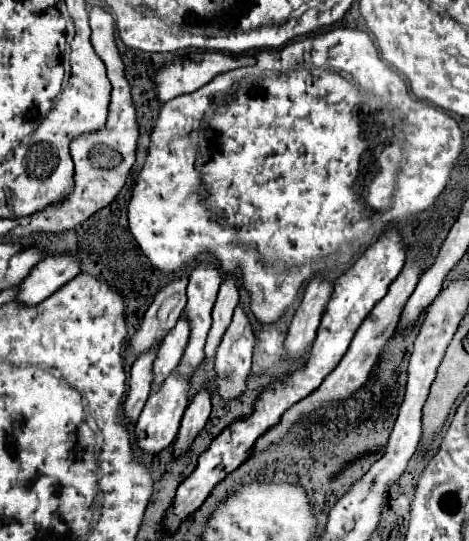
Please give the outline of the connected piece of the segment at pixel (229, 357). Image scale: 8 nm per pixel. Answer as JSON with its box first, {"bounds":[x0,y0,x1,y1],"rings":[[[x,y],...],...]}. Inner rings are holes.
{"bounds":[216,305,256,399],"rings":[[[238,305],[216,353],[216,383],[220,397],[236,399],[246,389],[254,345],[256,337],[252,325],[244,313],[244,307]]]}

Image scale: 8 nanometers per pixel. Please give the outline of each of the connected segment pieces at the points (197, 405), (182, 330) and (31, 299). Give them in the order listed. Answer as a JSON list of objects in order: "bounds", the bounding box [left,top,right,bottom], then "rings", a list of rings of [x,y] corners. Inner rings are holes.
[{"bounds":[174,387,212,455],"rings":[[[204,387],[194,395],[194,399],[190,401],[190,405],[184,413],[180,433],[178,433],[178,439],[174,443],[176,455],[184,453],[190,447],[190,443],[194,441],[194,437],[200,433],[200,429],[206,425],[208,415],[210,415],[210,407],[212,407],[210,405],[210,391],[208,391],[208,387]]]},{"bounds":[154,315,190,387],"rings":[[[182,315],[176,327],[168,331],[168,335],[162,339],[158,347],[158,355],[154,361],[154,385],[156,387],[160,385],[160,381],[164,381],[164,377],[168,377],[172,369],[178,367],[182,353],[188,345],[188,337],[190,337],[190,323]]]},{"bounds":[16,253,80,305],"rings":[[[70,253],[46,257],[44,261],[40,261],[40,265],[36,265],[36,271],[32,271],[20,283],[20,293],[16,301],[26,305],[38,305],[54,291],[58,291],[64,283],[74,279],[78,273],[80,273],[78,257],[72,257]]]}]

